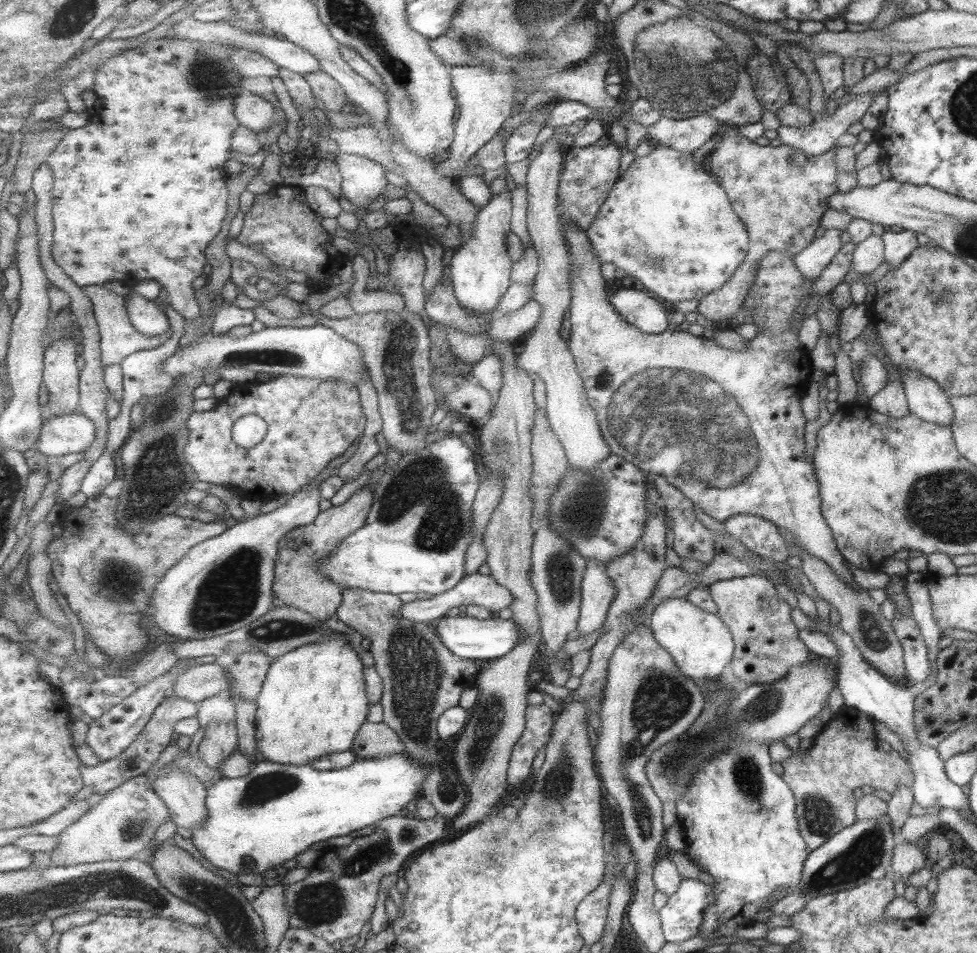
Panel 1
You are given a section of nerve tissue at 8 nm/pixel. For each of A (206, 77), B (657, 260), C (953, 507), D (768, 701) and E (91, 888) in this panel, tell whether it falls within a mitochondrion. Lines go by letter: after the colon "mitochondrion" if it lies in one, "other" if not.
A: mitochondrion
B: mitochondrion
C: mitochondrion
D: mitochondrion
E: mitochondrion

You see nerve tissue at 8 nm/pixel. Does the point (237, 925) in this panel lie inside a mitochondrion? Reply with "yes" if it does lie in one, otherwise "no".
yes

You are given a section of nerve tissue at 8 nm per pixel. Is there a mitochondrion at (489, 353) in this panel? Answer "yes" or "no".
no

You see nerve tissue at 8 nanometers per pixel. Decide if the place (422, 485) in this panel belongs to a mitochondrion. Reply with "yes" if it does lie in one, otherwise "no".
yes

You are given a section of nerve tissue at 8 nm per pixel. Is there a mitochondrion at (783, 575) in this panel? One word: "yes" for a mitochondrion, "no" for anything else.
no

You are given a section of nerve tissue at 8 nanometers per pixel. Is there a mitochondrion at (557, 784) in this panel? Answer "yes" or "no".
yes

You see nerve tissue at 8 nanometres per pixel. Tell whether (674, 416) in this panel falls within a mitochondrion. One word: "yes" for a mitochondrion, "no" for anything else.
yes

